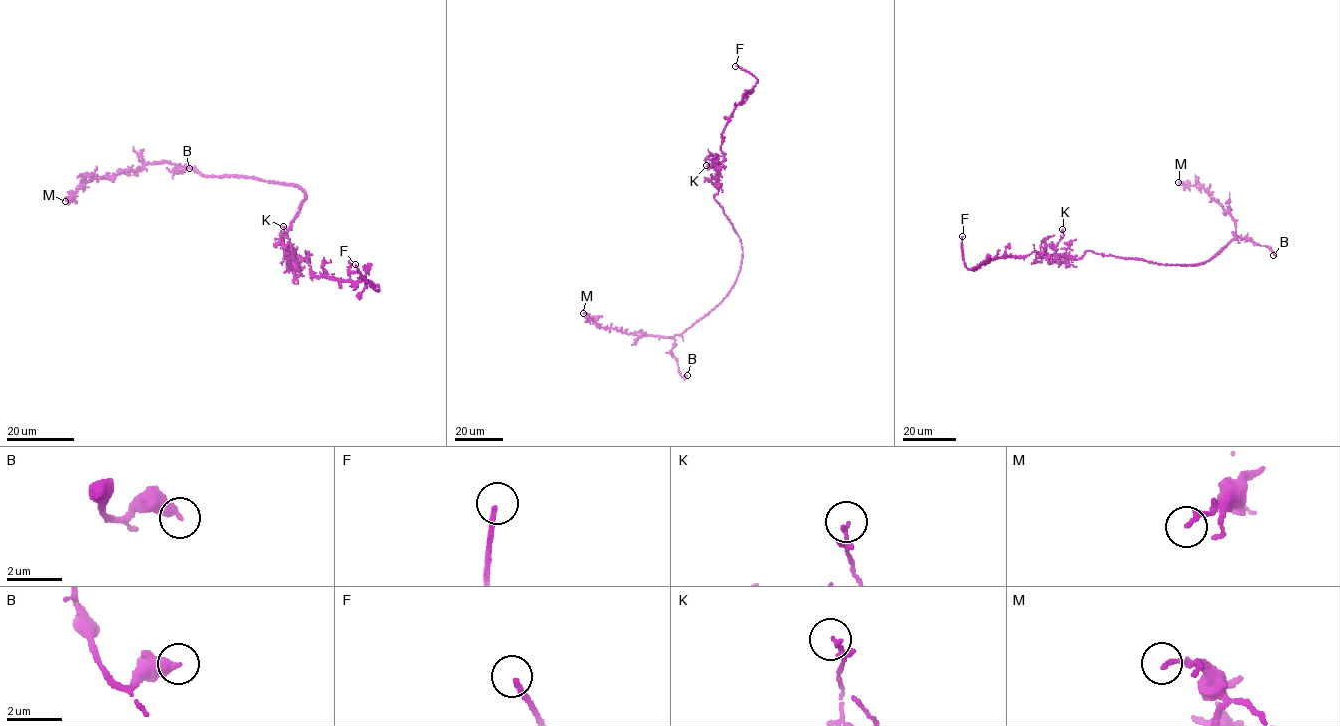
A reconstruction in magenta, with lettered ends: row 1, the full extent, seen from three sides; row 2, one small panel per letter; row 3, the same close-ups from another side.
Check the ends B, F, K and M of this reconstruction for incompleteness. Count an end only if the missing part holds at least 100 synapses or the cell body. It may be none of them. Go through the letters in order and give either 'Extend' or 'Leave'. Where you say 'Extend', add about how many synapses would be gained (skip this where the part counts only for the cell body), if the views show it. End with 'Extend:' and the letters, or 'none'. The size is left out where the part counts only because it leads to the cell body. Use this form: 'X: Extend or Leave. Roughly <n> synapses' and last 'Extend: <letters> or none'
B: Leave
F: Extend
K: Leave
M: Leave
Extend: F

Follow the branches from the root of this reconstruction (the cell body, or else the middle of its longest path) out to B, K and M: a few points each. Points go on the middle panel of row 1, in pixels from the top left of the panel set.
B: (740, 240), (741, 263), (732, 289), (703, 317), (674, 336), (671, 355), (680, 375), (683, 378), (687, 375)
K: (740, 240), (723, 208), (714, 198), (718, 192), (717, 172), (713, 166), (708, 170), (706, 165)
M: (740, 240), (741, 263), (734, 285), (717, 305), (681, 334), (667, 338), (624, 333), (601, 327), (583, 313)

